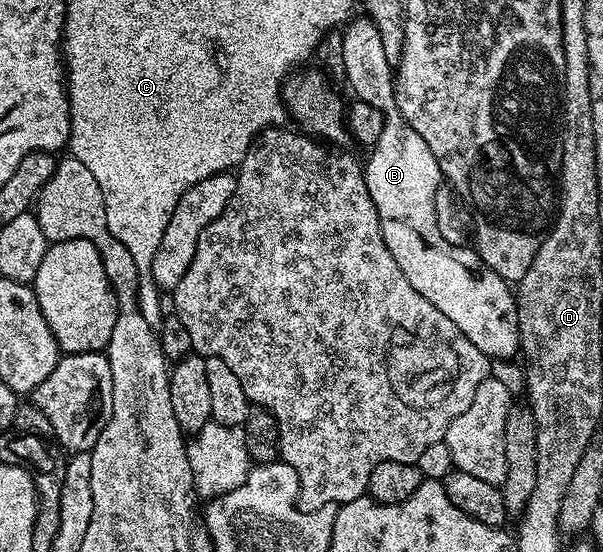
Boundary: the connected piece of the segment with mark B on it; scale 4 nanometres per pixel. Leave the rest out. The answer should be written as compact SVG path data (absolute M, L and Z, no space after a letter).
M368 17L350 18L344 24L341 35L341 63L345 66L345 75L349 78L349 87L356 98L362 99L367 105L375 105L379 113L385 115L383 133L379 133L379 141L368 152L369 160L363 163L365 184L371 193L371 201L375 201L375 209L379 213L379 225L383 229L383 241L387 249L391 249L391 257L403 269L407 281L411 281L415 293L423 293L443 317L451 317L455 325L481 352L489 356L490 360L512 359L520 352L521 338L519 337L519 313L517 312L517 297L514 288L505 282L499 273L486 265L477 256L472 246L451 245L439 233L436 224L435 197L438 187L442 186L443 176L431 149L427 149L427 141L407 125L405 118L399 113L395 101L395 67L389 63L385 53L379 31Z

